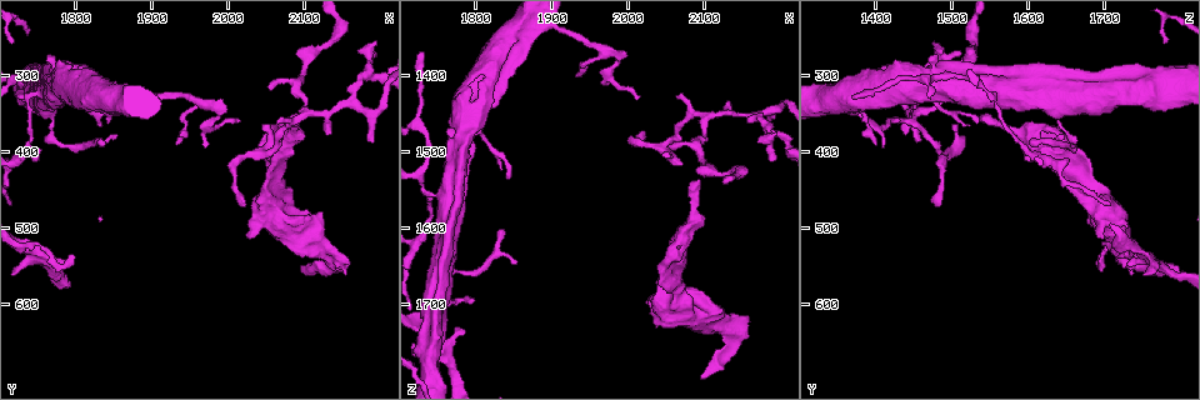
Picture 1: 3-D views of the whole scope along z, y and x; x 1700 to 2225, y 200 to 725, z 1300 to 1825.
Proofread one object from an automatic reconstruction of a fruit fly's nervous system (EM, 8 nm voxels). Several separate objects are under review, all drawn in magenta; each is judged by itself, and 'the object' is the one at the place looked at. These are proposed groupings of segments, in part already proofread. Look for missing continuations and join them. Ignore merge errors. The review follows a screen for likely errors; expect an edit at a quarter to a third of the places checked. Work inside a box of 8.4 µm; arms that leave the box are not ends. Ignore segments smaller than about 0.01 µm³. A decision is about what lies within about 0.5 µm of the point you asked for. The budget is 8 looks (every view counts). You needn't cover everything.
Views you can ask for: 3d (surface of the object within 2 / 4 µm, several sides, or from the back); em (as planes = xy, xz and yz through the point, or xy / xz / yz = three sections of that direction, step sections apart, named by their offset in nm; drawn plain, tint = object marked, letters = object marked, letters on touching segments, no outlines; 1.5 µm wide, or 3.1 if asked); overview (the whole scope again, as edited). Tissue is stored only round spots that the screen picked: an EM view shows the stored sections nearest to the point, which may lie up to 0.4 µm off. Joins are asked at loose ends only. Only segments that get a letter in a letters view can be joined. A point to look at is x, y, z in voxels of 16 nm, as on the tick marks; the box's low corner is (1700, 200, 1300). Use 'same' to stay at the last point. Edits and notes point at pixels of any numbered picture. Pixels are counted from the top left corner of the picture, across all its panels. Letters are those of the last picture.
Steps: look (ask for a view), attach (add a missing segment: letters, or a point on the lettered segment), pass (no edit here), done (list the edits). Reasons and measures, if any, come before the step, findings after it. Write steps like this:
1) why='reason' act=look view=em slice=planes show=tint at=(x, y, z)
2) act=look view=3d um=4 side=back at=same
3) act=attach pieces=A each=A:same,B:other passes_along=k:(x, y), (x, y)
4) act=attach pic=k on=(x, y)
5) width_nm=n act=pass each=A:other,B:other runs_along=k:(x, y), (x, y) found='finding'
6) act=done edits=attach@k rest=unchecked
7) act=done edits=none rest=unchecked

why='free end' act=look view=em slice=planes show=letters at=(2160, 545, 1720)

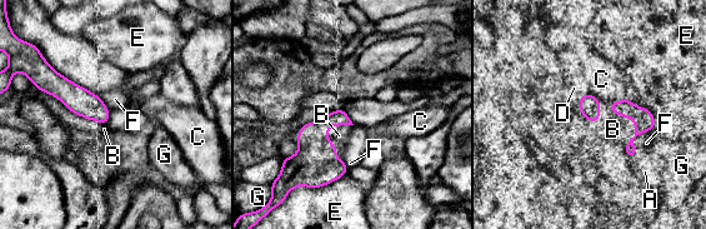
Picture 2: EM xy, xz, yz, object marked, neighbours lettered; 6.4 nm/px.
longest_contact=C:420nm act=attach pieces=B each=A:other,B:same,C:other,D:other,E:other,F:other,G:other found='the neuron continues'

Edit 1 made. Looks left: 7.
why='an open end' act=look view=3d um=2 at=(2195, 385, 1455)

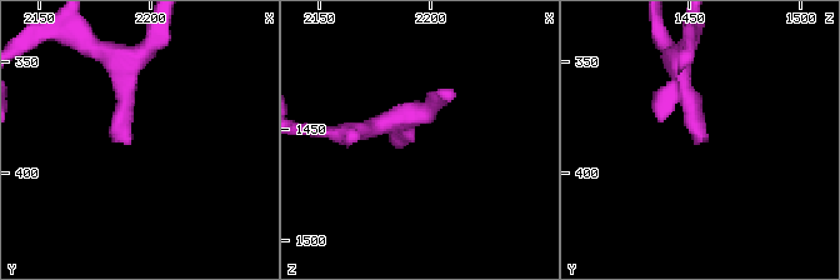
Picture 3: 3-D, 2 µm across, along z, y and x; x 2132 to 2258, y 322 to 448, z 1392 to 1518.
why='now the EM' act=look view=em slice=planes show=tint at=(2191, 388, 1455)

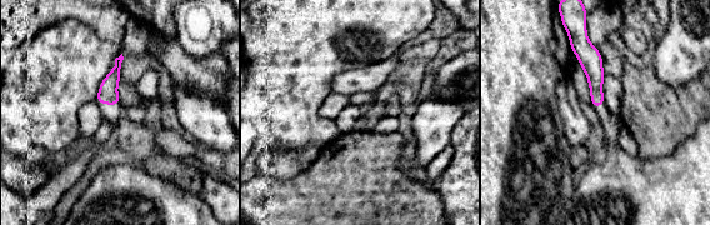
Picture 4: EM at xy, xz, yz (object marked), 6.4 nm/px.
act=look view=em slice=planes show=letters at=same

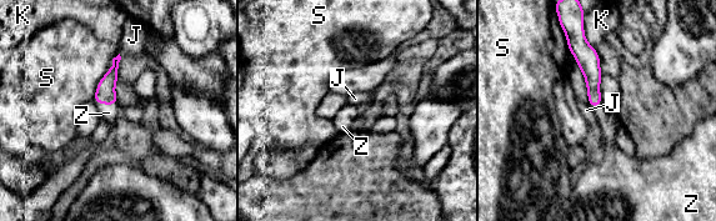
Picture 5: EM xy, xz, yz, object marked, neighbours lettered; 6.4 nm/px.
act=attach pieces=Z each=J:other,K:other,S:other,Z:same passes_along=5:(105, 93), (106, 104), (109, 112) found='it goes on there'

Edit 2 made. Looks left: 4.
act=look view=3d um=4 at=(2030, 515, 1695)

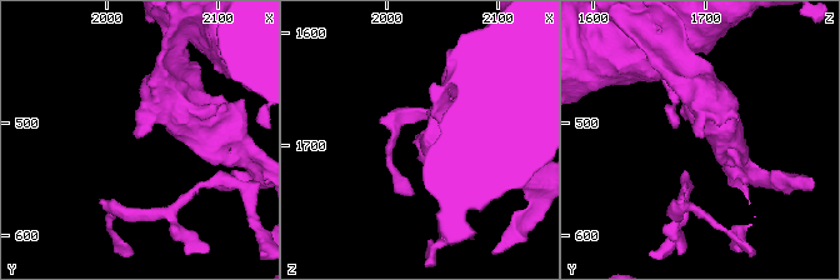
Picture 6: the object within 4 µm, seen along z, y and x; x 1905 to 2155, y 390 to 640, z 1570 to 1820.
why='now the EM' act=look view=em slice=planes show=letters at=(2024, 514, 1700)

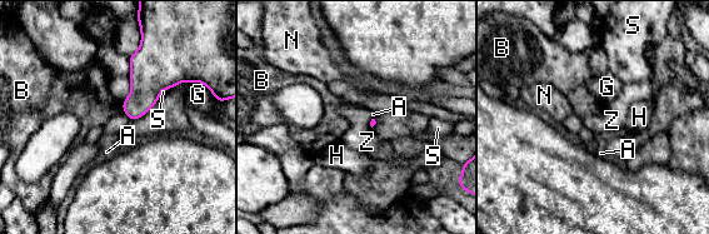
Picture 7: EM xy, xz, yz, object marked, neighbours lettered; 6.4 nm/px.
act=pass each=A:other,B:other,G:other,H:other,N:other,S:other,Z:other border=7:(123, 110), (130, 119) found='no lettered segment goes on from it'

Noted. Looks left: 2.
act=done edits=attach@2,attach@5 rest=unchecked

